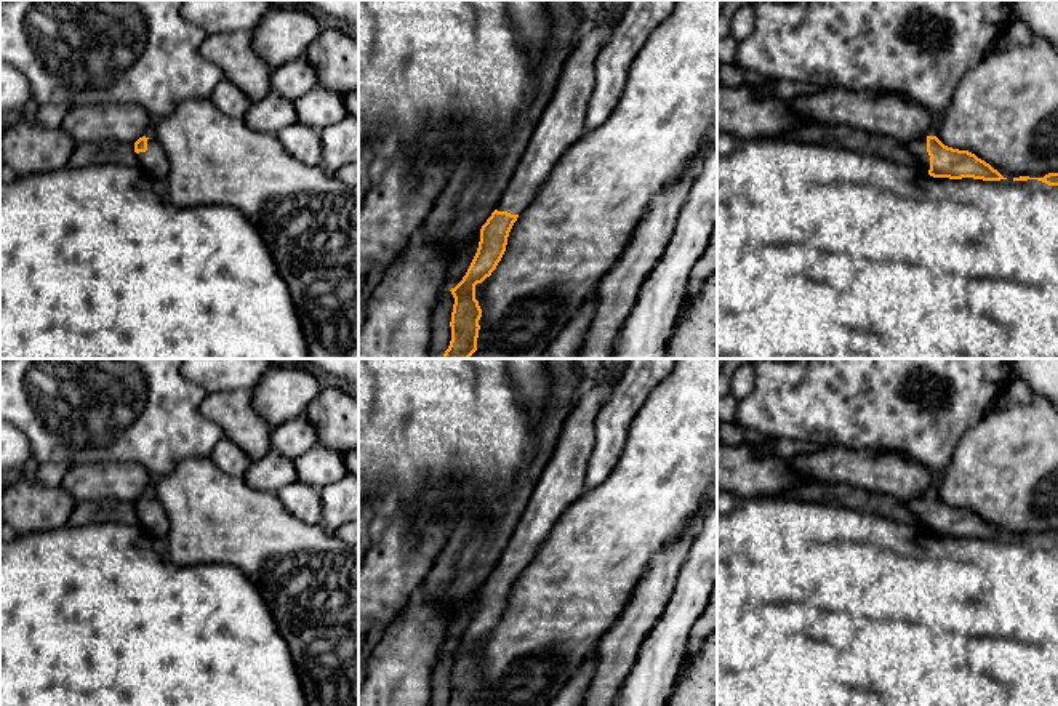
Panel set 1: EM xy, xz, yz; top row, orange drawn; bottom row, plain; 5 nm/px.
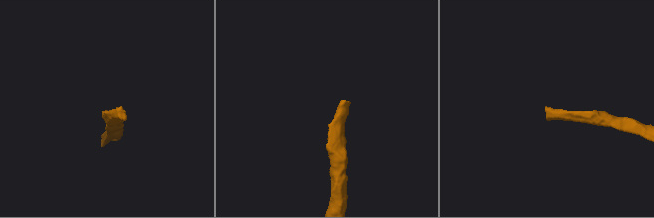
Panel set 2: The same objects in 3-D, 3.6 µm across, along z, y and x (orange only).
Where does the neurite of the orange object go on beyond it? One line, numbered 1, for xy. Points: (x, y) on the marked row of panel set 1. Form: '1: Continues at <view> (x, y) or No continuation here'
1: Continues at xy (154, 162)

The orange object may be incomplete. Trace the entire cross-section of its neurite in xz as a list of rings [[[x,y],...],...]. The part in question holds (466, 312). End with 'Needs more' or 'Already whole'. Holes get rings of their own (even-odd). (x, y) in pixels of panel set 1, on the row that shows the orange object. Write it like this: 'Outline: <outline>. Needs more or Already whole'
Outline: [[[623,8],[605,10],[592,27],[581,32],[565,64],[555,72],[554,90],[527,149],[495,211],[480,229],[477,253],[463,280],[450,290],[455,298],[451,341],[443,359],[469,359],[477,351],[482,309],[475,299],[475,285],[496,269],[514,223],[531,203],[559,160],[584,134],[587,104],[594,88],[594,64],[621,16]]]. Needs more

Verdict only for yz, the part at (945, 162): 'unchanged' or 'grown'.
grown

